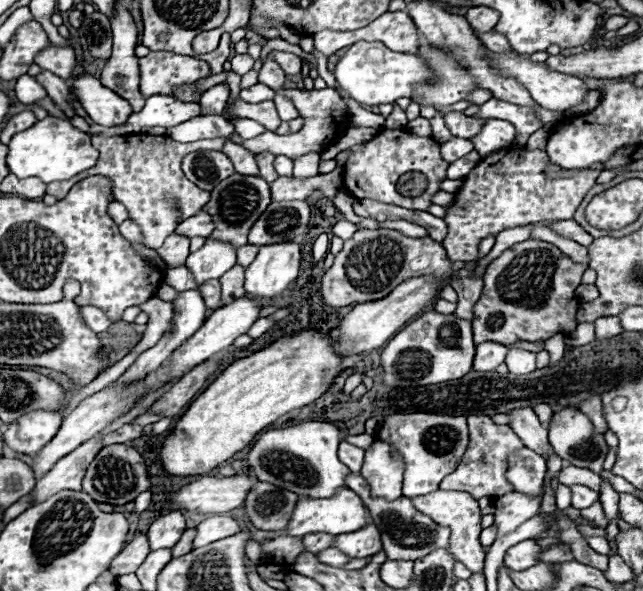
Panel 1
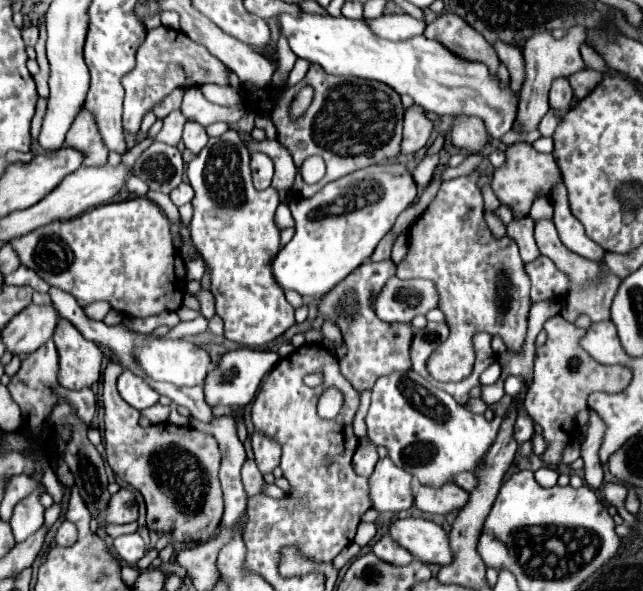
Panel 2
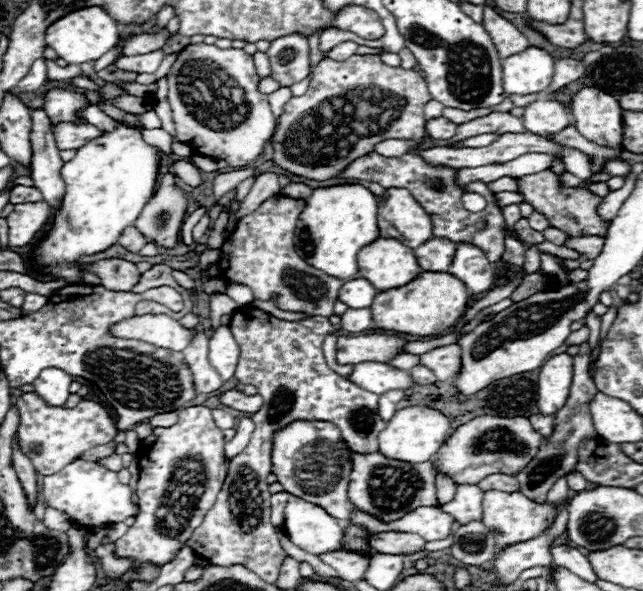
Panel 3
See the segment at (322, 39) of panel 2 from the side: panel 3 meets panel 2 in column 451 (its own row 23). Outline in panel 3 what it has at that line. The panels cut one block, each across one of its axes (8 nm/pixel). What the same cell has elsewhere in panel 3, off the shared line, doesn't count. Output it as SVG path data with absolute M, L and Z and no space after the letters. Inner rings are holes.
M100 6L80 8L76 12L70 12L62 20L56 20L46 30L46 44L56 50L60 58L64 58L68 64L84 64L88 60L98 60L102 54L106 54L112 46L116 46L120 38L116 20Z

